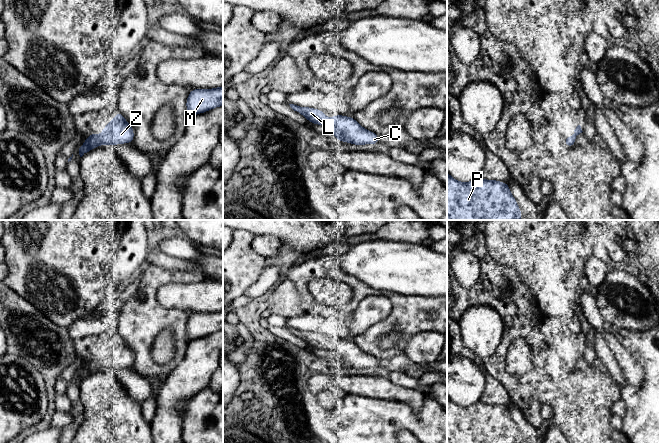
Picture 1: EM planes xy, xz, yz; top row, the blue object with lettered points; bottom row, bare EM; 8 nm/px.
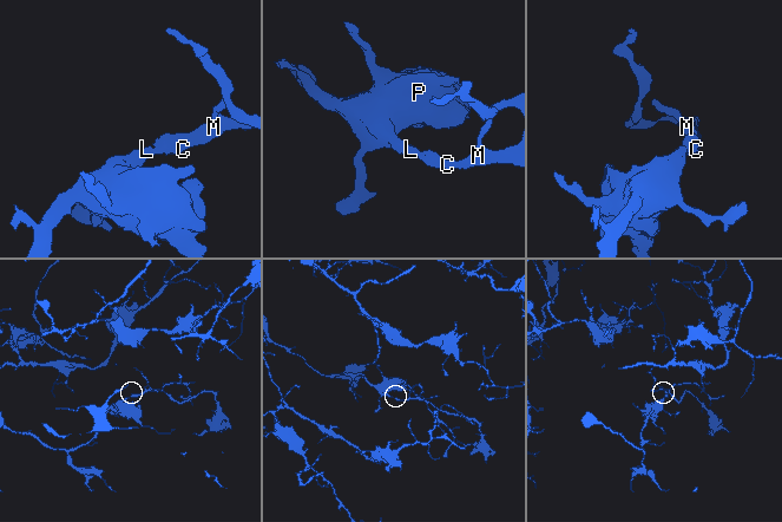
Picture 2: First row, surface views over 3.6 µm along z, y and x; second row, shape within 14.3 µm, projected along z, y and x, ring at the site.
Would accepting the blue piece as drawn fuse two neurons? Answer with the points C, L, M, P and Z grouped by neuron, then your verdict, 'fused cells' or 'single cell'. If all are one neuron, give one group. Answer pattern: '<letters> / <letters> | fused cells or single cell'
C L M P Z | single cell

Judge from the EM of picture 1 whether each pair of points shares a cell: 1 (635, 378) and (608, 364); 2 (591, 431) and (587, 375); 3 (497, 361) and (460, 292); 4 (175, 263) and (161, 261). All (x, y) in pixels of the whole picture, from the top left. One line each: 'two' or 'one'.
1: two
2: one
3: one
4: one

